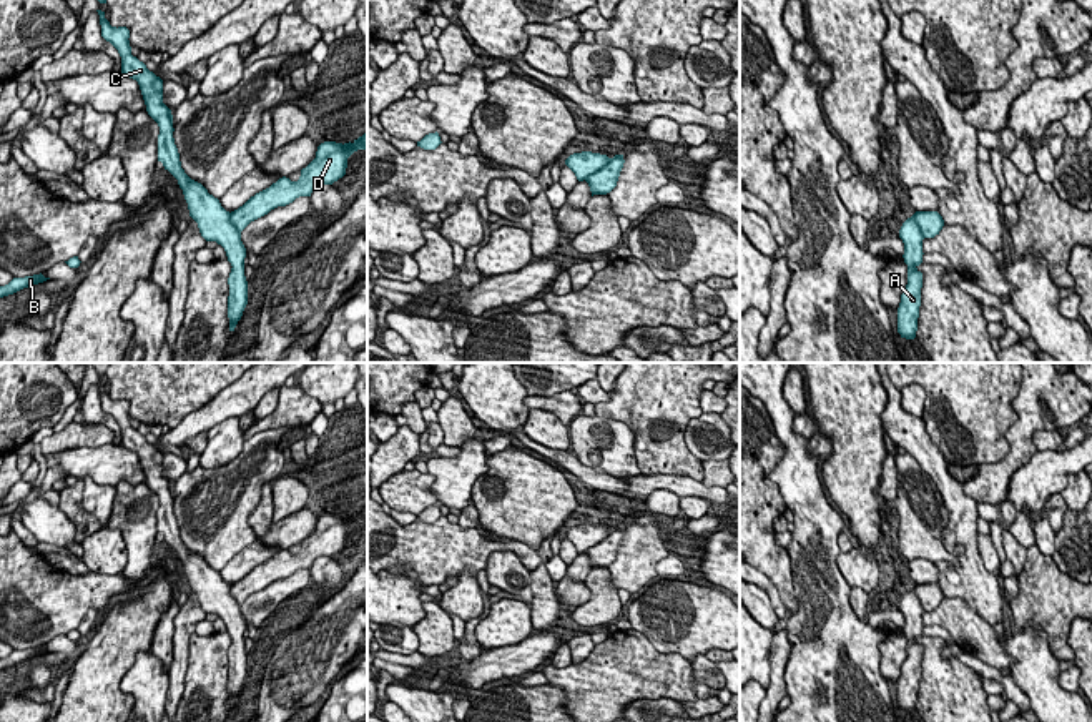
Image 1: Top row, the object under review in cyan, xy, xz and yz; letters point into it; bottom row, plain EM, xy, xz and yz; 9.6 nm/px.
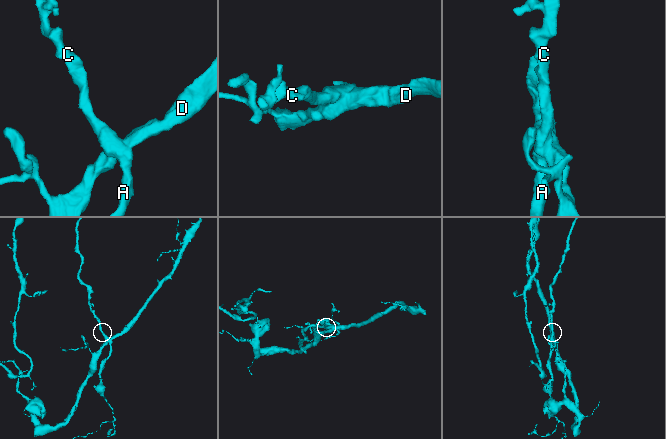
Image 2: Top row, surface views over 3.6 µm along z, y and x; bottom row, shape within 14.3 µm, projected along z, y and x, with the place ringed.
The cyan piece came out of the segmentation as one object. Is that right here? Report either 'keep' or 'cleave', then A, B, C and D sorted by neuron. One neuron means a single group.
cleave; groups A C / B D

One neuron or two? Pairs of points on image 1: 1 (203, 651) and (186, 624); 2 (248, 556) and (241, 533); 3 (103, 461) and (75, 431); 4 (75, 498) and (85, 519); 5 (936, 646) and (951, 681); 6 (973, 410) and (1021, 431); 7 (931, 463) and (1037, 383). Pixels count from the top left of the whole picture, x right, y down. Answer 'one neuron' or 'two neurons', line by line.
1: two neurons
2: two neurons
3: two neurons
4: one neuron
5: one neuron
6: two neurons
7: two neurons

